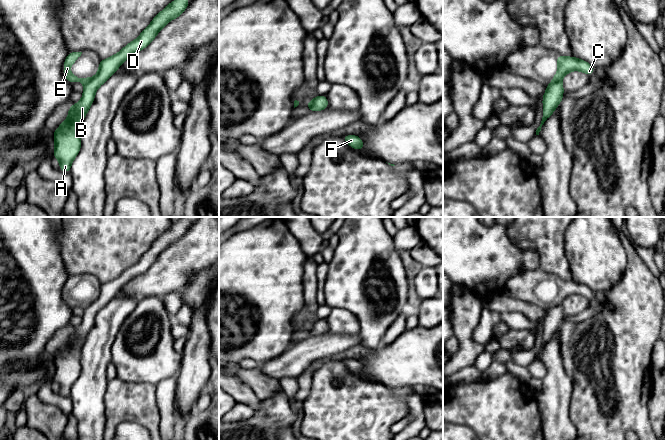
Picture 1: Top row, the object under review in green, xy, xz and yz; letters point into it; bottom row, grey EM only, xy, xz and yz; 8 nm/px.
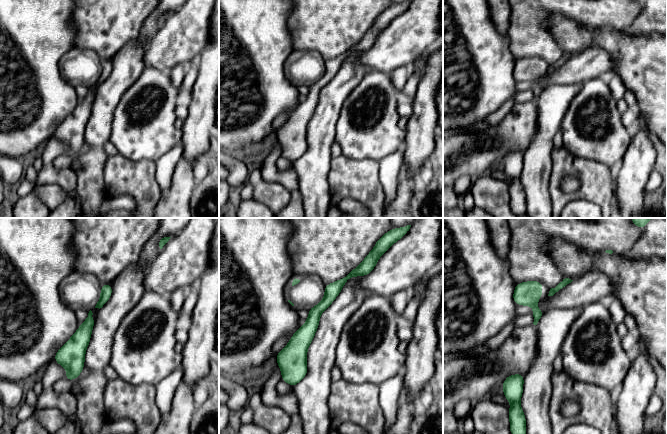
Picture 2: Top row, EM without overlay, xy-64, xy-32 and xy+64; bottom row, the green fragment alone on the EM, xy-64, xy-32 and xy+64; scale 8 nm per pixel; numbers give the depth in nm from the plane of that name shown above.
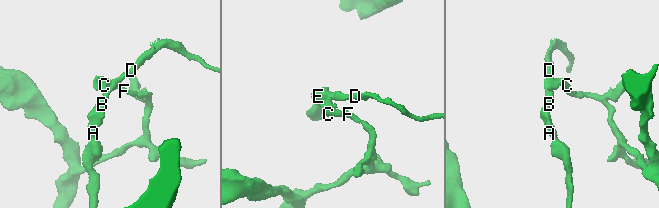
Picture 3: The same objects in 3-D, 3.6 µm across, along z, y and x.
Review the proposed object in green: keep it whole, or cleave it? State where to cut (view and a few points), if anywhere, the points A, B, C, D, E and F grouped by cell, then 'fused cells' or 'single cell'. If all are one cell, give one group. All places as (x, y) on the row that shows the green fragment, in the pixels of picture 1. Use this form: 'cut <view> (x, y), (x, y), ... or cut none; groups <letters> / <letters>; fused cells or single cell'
cut yz (553, 80), (560, 81); groups A B D / C E F; fused cells

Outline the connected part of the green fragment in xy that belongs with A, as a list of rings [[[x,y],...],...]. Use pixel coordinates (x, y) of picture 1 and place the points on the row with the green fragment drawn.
[[[172,0],[139,37],[128,43],[121,51],[110,58],[99,61],[99,71],[93,78],[84,83],[83,97],[69,107],[68,118],[54,131],[55,149],[53,157],[60,161],[59,170],[71,171],[71,163],[81,149],[81,124],[92,105],[96,90],[118,70],[121,64],[134,53],[146,48],[158,32],[171,20],[179,17],[189,5],[189,0]]]

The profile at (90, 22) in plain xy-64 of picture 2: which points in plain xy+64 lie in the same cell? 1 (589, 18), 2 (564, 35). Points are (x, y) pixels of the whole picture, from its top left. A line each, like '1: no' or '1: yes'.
1: yes
2: no

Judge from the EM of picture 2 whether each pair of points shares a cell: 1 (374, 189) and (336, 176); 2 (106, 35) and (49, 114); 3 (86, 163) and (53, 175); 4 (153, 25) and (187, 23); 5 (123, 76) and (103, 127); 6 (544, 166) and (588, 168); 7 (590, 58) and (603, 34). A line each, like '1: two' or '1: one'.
1: one
2: two
3: two
4: two
5: one
6: two
7: two

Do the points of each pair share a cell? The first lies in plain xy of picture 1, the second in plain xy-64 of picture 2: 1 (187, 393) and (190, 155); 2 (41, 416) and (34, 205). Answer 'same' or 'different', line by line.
1: same
2: different

